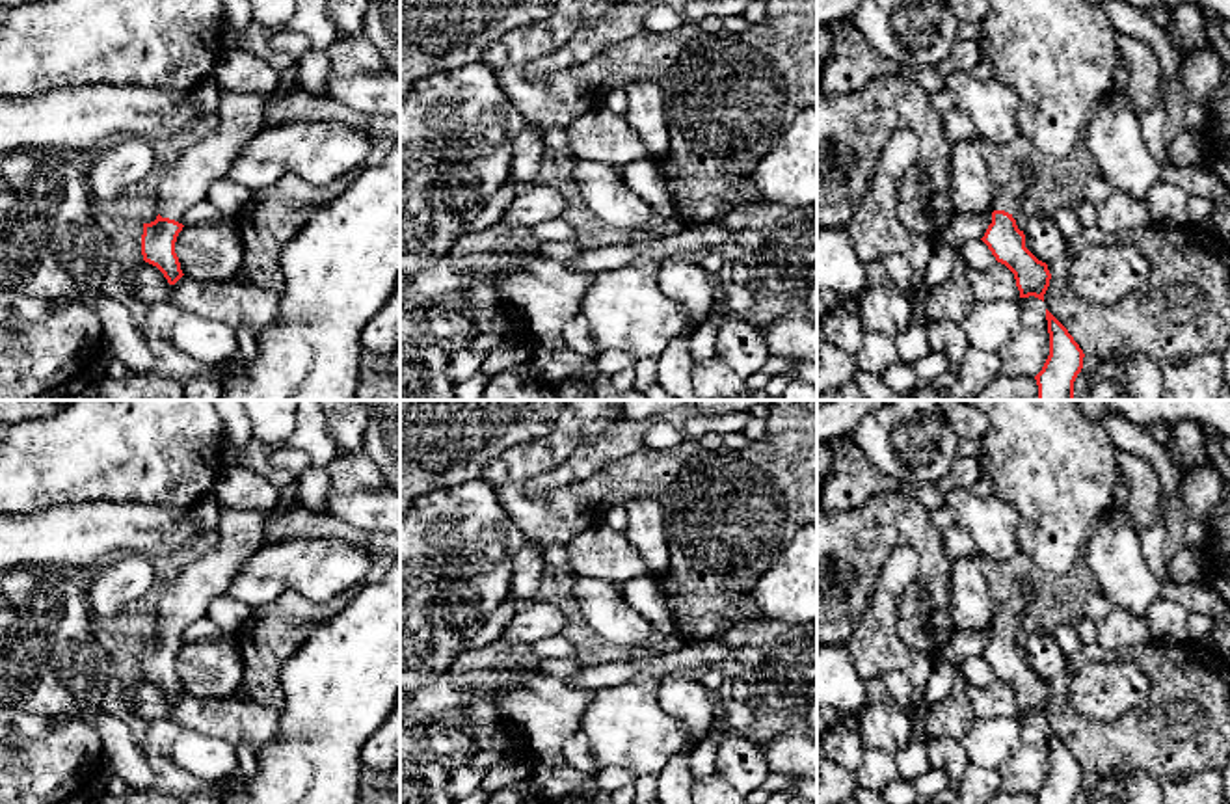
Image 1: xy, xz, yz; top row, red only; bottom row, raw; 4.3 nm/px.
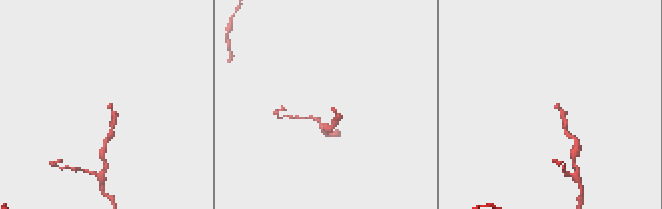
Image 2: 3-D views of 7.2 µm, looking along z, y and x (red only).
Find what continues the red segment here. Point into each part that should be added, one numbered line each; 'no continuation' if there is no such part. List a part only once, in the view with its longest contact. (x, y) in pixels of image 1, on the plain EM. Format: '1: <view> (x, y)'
1: yz (1011, 615)

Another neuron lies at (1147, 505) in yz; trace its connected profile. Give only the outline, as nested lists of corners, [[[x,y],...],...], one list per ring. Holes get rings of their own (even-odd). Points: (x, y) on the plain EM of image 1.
[[[1115,450],[1116,480],[1128,486],[1128,504],[1124,512],[1137,529],[1165,521],[1170,501],[1161,493],[1161,482],[1156,469],[1141,456]]]

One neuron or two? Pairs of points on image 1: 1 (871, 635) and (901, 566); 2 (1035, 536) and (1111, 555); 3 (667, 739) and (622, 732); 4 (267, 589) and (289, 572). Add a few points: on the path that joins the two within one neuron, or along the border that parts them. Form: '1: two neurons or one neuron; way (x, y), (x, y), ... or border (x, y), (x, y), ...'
1: one neuron; way (881, 618), (892, 583)
2: two neurons; border (1106, 510), (1082, 555)
3: one neuron; way (655, 739), (644, 739), (633, 732)
4: one neuron; way (272, 583), (283, 572)

